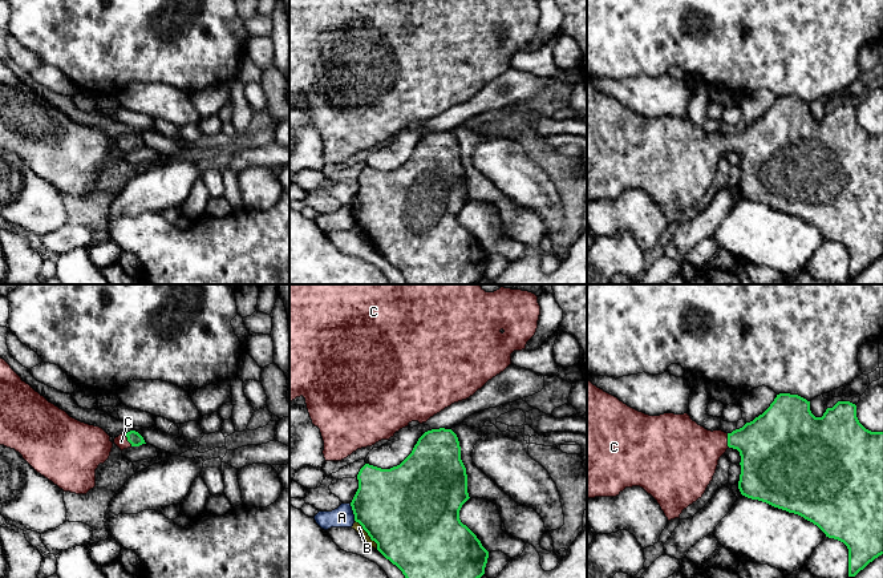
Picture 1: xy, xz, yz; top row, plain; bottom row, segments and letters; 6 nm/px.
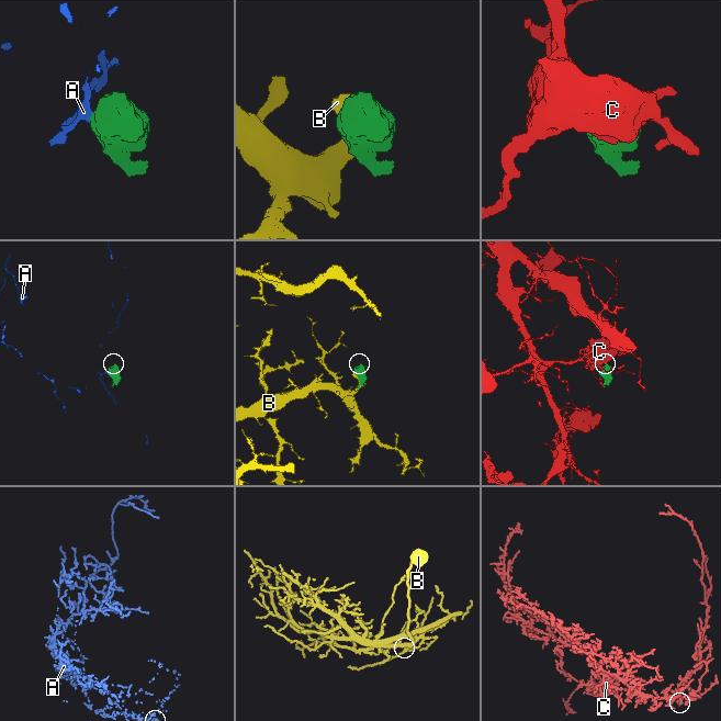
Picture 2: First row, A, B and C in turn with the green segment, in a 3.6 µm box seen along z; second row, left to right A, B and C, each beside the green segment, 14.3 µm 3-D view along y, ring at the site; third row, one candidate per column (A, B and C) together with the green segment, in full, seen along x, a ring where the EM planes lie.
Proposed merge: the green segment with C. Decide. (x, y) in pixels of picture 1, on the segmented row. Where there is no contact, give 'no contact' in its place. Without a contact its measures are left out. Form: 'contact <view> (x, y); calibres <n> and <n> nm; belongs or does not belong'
contact yz (728, 440); calibres 360 and 360 nm; belongs

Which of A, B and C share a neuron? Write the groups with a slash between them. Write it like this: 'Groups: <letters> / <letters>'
Groups: A / B / C

